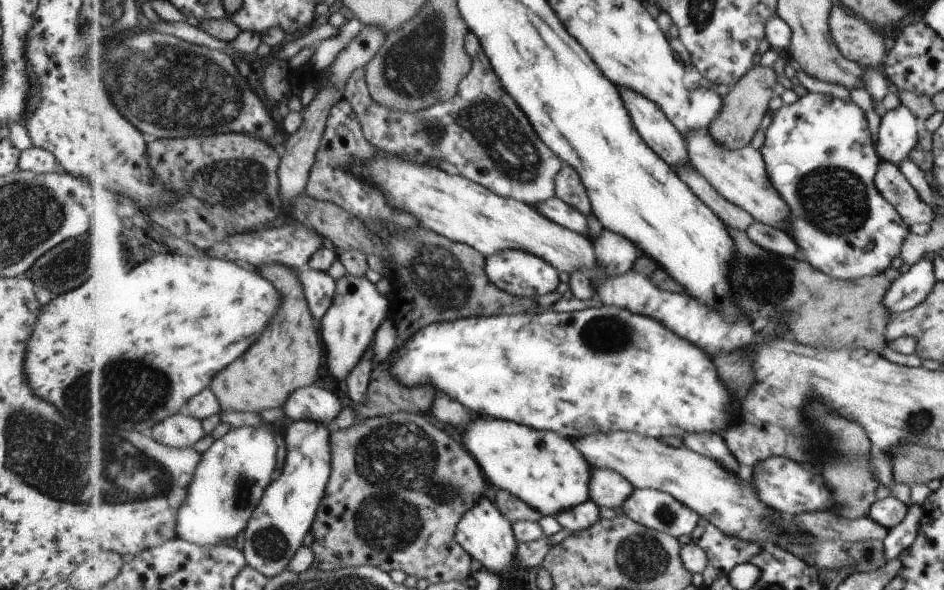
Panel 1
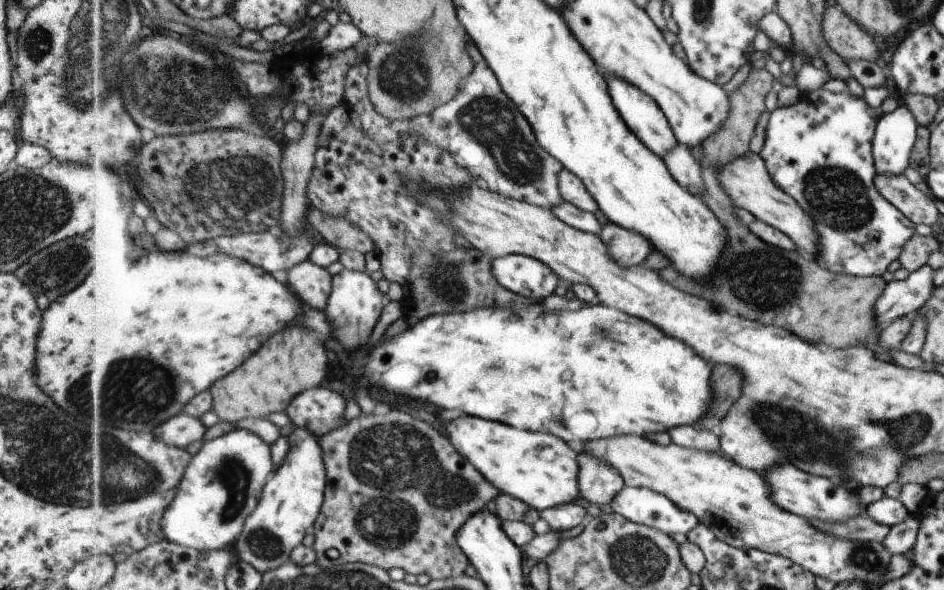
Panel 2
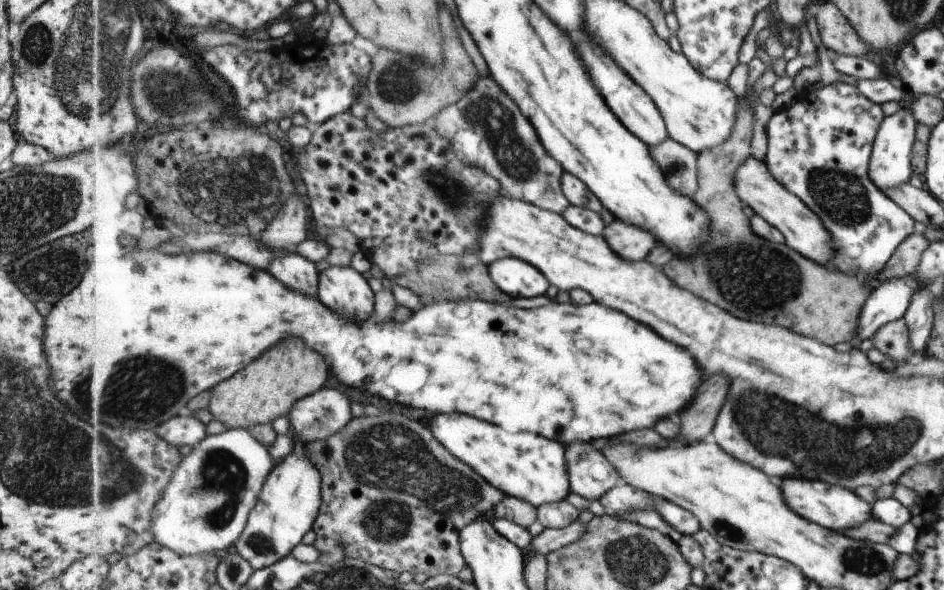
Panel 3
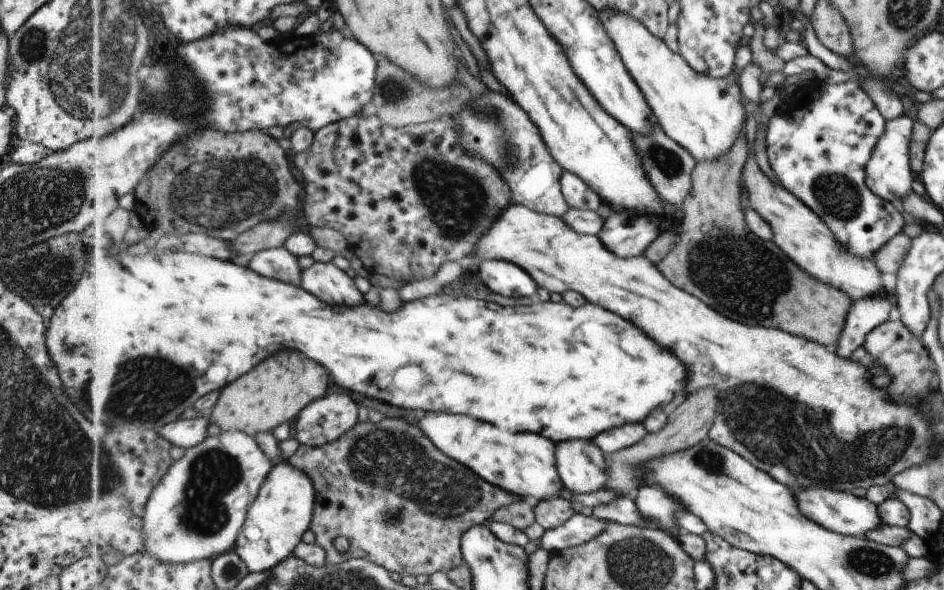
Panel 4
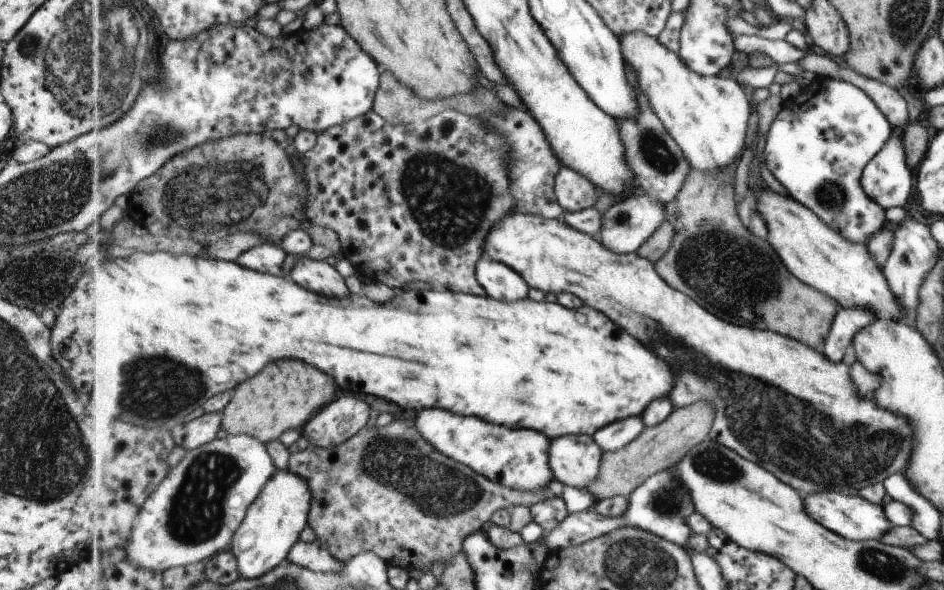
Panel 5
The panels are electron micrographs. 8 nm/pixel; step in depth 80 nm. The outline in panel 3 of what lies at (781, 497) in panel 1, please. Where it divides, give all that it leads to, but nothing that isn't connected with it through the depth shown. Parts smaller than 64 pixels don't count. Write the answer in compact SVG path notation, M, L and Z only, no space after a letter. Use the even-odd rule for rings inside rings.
M783 477L783 480L780 480L780 488L783 492L783 500L787 502L790 510L808 521L813 521L814 524L821 525L822 528L831 529L837 533L866 523L873 516L871 503L861 500L854 492L841 486L825 484L821 480Z

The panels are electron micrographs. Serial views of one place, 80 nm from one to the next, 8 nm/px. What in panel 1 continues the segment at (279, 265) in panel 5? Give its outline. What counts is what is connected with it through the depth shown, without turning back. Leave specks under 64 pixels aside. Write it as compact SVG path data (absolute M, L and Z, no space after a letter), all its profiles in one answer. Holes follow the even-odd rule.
M309 264L300 269L298 275L306 292L310 311L316 320L321 322L333 303L336 280L329 273L312 269Z

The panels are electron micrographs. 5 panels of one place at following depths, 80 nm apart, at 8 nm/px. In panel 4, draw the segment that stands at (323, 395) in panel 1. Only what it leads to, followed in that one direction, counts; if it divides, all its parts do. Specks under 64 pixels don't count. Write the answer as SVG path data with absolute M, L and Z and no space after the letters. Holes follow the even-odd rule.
M329 392L295 420L295 438L310 447L335 442L358 423L359 407L349 394Z

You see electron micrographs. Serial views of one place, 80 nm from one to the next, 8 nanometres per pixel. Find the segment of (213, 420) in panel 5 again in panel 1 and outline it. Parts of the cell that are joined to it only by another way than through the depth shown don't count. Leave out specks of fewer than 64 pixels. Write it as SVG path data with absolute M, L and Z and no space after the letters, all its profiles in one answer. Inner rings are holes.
M183 411L156 424L151 435L163 444L182 449L195 446L206 432L202 421Z

